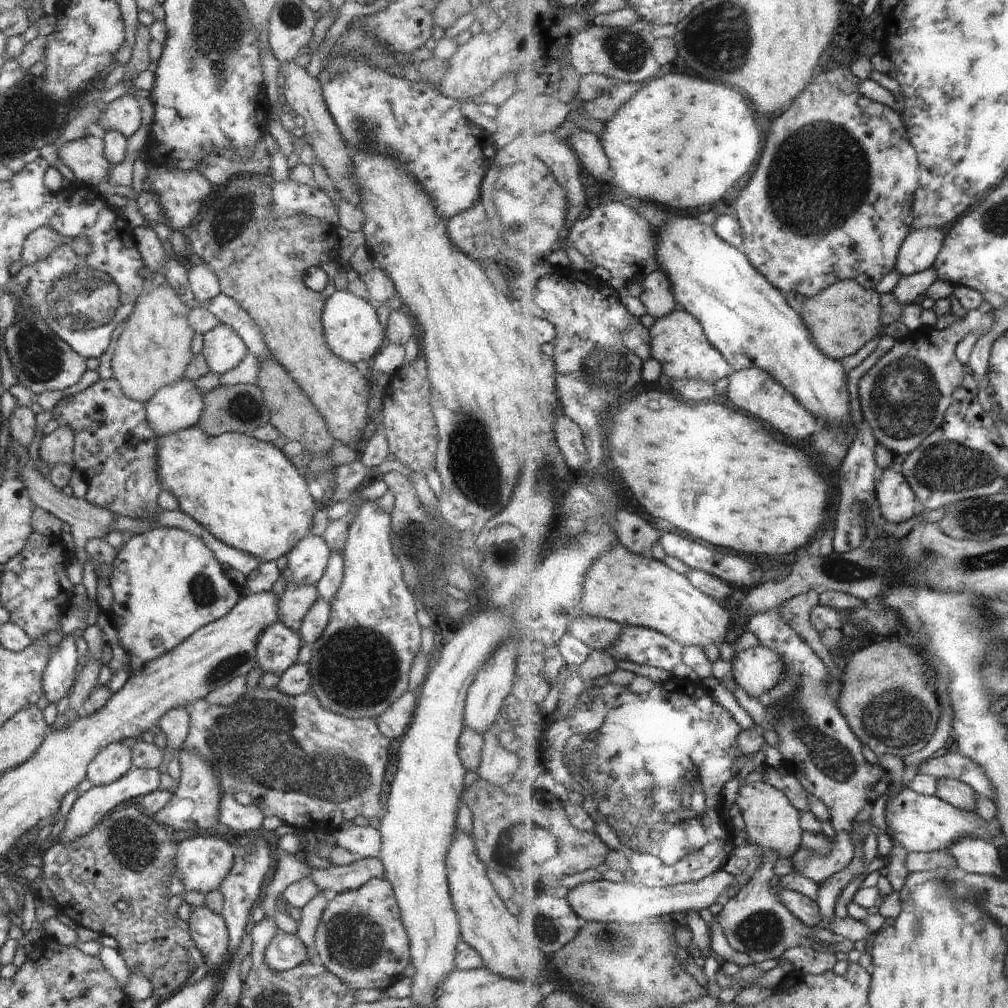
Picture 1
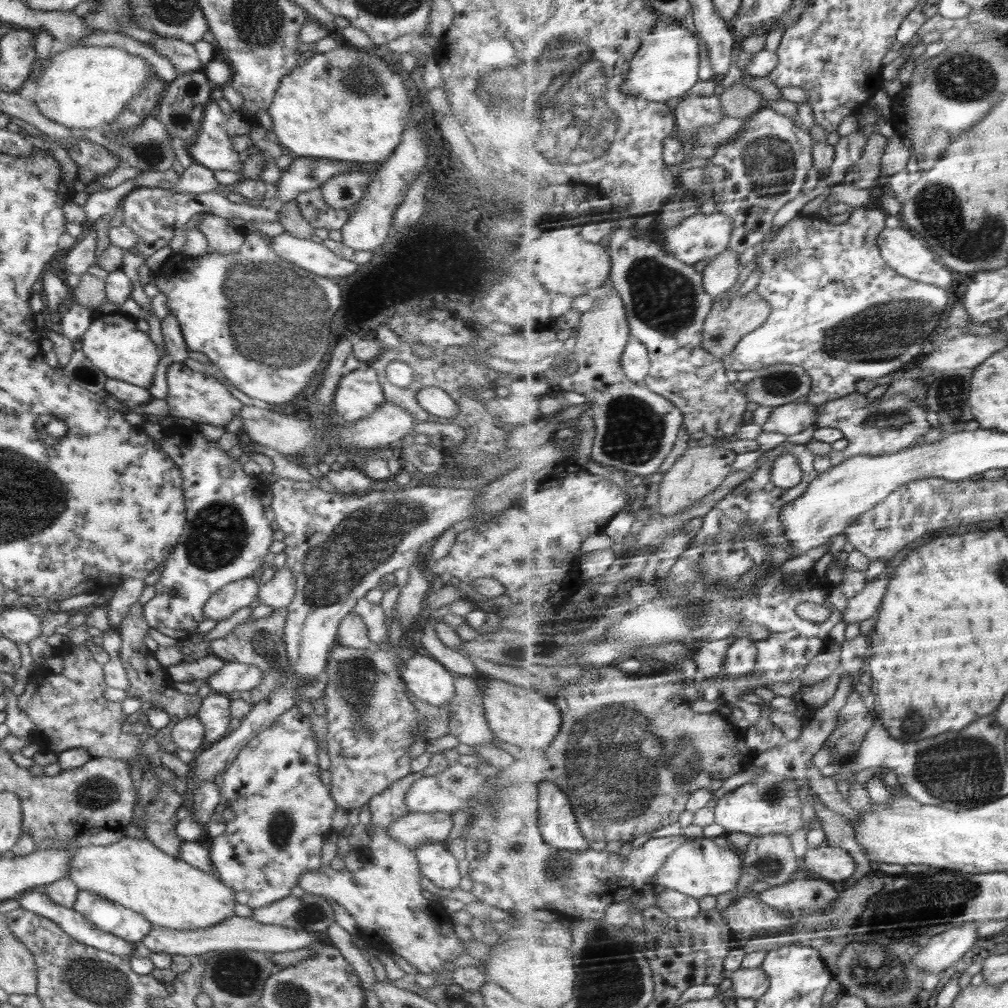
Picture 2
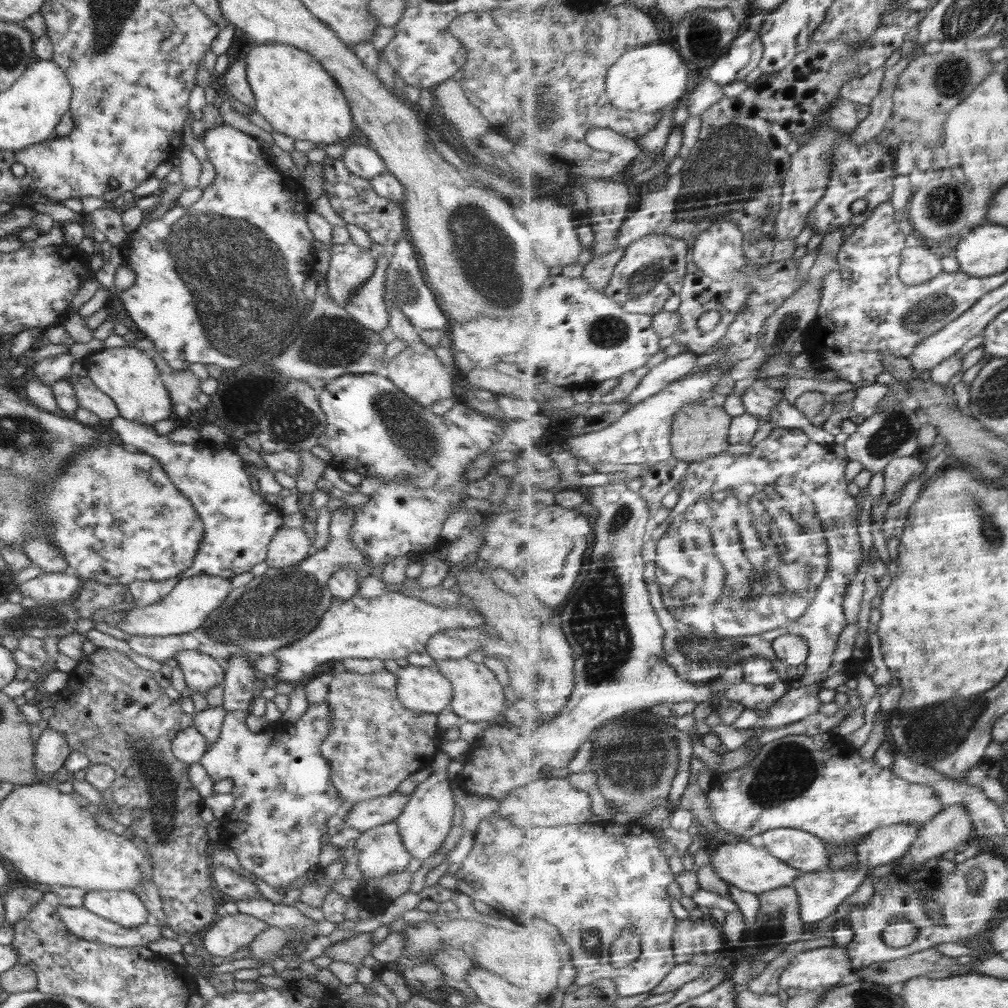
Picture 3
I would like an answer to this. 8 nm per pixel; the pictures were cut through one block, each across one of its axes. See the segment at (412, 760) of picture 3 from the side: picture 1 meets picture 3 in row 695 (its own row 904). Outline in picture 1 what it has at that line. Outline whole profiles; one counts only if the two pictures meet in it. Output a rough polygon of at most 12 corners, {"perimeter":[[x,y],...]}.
{"perimeter":[[386,878],[330,896],[322,966],[350,990],[385,991],[411,963]]}

